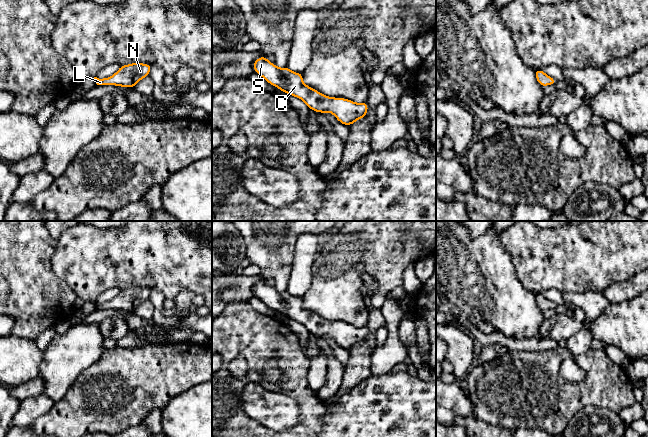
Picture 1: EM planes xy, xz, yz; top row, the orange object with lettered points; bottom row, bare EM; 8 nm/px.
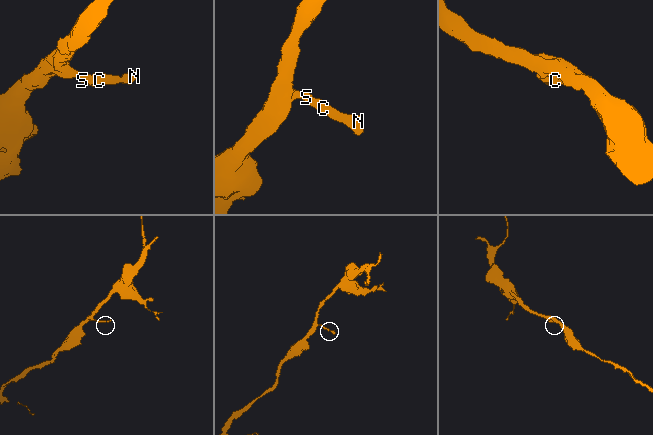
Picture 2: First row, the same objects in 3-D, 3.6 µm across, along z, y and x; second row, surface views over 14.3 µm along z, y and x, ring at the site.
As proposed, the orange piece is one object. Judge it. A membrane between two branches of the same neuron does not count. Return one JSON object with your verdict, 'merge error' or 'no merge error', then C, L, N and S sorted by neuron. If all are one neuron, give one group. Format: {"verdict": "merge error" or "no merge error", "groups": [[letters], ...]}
{"verdict": "no merge error", "groups": [["C", "L", "N", "S"]]}

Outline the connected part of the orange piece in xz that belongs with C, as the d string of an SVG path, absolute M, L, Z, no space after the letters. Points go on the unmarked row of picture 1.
M266 280L256 283L253 290L255 296L269 308L287 319L301 323L311 334L318 337L332 337L344 349L350 350L366 340L368 335L367 326L356 327L341 321L334 322L323 319L303 307L302 297L293 296L287 291L278 292L268 285Z

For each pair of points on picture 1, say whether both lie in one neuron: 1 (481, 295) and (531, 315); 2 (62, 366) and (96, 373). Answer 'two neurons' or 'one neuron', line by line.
1: one neuron
2: two neurons

